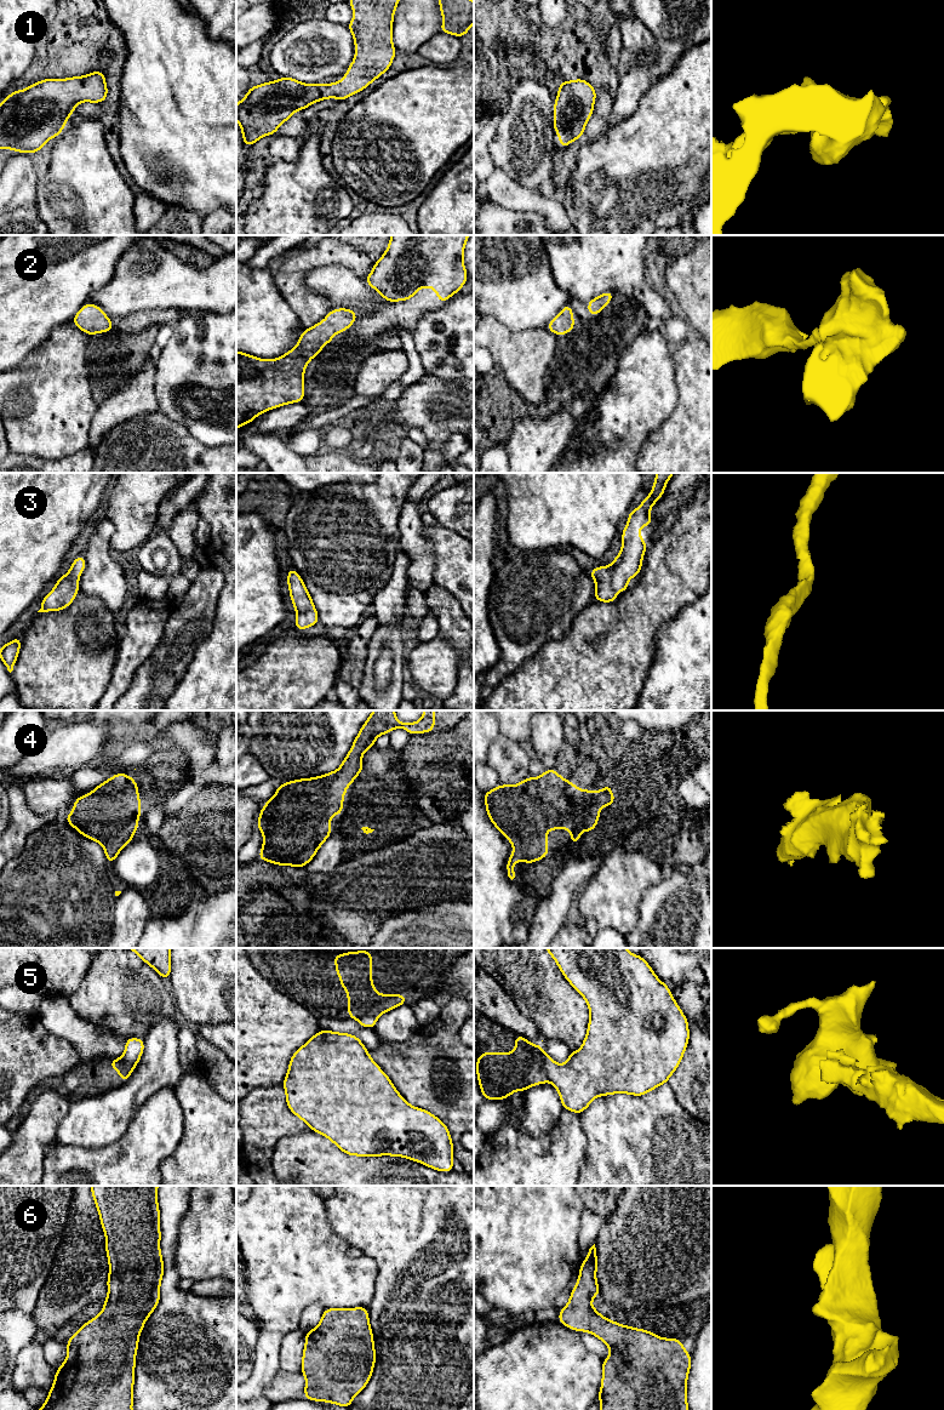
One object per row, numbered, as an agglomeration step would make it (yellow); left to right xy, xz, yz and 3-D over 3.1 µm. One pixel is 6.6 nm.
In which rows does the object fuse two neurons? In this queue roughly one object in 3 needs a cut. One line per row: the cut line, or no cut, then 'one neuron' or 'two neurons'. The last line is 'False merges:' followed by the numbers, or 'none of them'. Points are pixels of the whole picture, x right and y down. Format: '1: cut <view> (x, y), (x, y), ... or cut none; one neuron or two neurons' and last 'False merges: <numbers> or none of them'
1: cut none; one neuron
2: cut none; one neuron
3: cut none; one neuron
4: cut none; one neuron
5: cut yz (538, 1046), (549, 1080); two neurons
6: cut none; one neuron
False merges: 5

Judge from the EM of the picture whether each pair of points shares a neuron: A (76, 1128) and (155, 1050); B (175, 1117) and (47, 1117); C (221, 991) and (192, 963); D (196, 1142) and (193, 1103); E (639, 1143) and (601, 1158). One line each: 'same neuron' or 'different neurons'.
A: same neuron
B: different neurons
C: same neuron
D: same neuron
E: same neuron

